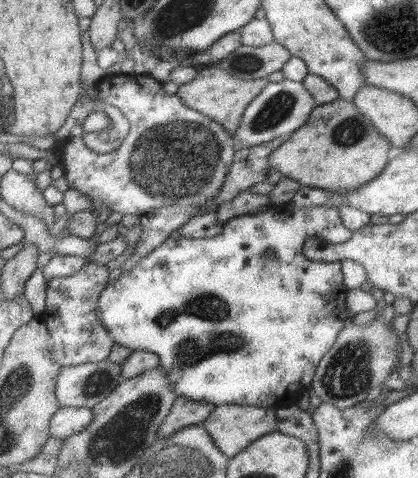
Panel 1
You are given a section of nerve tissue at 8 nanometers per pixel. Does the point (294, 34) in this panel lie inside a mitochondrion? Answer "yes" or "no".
yes

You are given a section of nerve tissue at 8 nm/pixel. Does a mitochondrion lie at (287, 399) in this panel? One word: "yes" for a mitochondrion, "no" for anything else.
no

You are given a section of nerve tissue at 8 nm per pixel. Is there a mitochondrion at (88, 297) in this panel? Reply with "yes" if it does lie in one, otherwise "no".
no

